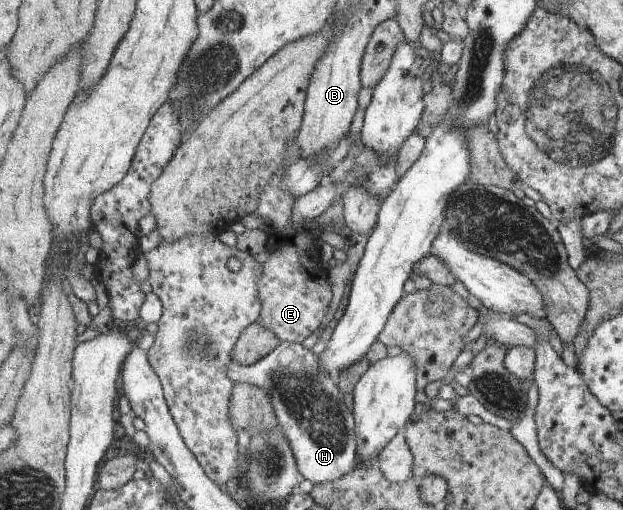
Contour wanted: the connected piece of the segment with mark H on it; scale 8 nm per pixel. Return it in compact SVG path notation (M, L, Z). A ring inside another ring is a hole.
M280 342L280 344L275 348L274 352L267 354L262 360L256 362L253 365L240 364L238 361L232 361L227 368L227 373L229 377L235 383L251 383L262 390L265 390L273 402L273 407L279 420L279 424L283 426L283 433L286 435L288 442L291 444L292 452L295 454L296 460L298 462L299 469L301 470L302 476L308 479L313 484L325 483L335 481L337 478L343 477L348 473L351 473L358 466L357 460L357 444L355 441L355 416L353 410L349 407L349 404L345 401L344 390L340 387L340 383L336 382L322 367L320 355L312 352L311 349L304 348L300 343L293 342Z

